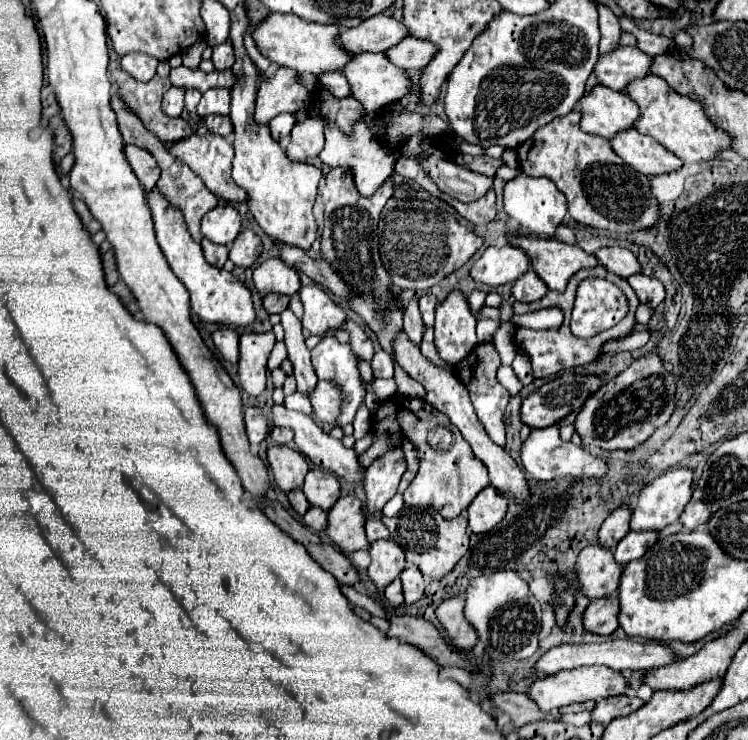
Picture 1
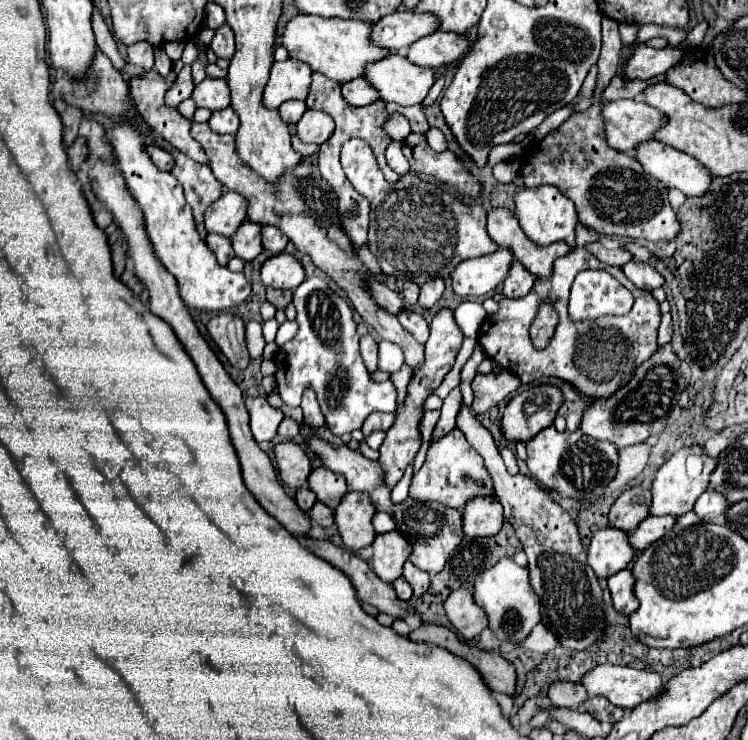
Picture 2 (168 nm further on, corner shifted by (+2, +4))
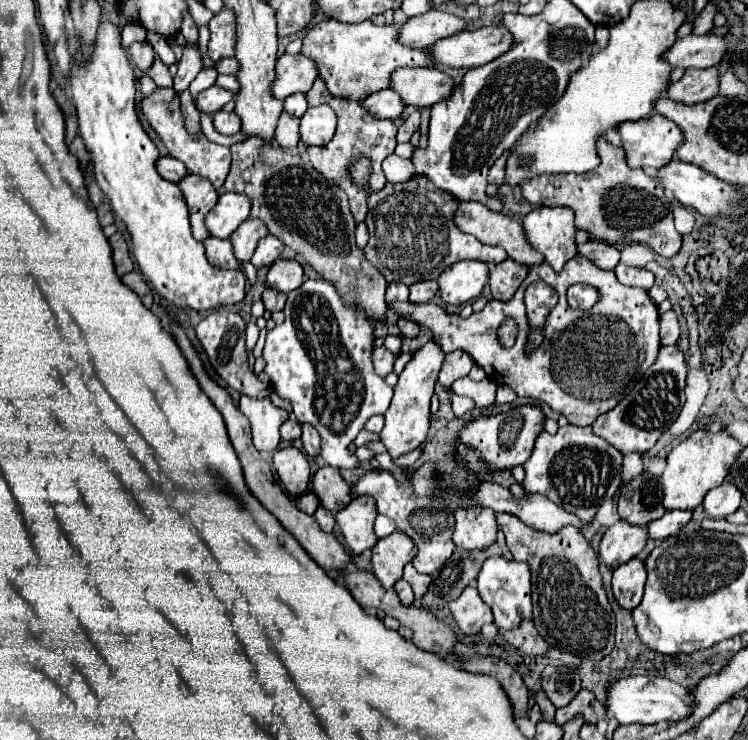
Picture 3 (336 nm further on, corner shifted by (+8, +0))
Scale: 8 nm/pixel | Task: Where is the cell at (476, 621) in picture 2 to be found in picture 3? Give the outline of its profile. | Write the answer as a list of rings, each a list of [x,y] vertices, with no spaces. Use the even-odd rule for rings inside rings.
[[[466,586],[464,592],[460,594],[460,598],[450,604],[450,610],[452,610],[452,616],[458,624],[458,628],[466,636],[478,634],[482,624],[488,624],[494,620],[492,610],[480,598],[476,586]]]

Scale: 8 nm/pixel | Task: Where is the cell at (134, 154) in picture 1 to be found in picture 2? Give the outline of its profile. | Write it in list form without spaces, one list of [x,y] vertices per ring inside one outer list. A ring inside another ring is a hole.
[[[154,144],[146,146],[144,150],[146,150],[146,154],[150,156],[150,160],[154,162],[154,166],[156,166],[158,170],[170,170],[170,168],[174,166],[174,158],[172,158],[166,150],[162,150],[162,148],[154,146]]]

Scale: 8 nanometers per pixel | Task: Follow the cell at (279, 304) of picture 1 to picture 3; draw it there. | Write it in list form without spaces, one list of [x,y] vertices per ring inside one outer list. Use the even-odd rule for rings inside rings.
[[[266,288],[264,294],[262,294],[262,302],[266,306],[266,310],[270,312],[276,312],[276,310],[282,310],[284,304],[286,304],[286,294],[276,290],[276,288]]]

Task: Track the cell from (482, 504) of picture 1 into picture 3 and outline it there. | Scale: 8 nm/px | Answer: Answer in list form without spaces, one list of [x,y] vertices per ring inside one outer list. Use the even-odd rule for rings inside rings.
[[[458,508],[454,526],[454,544],[464,550],[484,550],[496,542],[496,518],[490,508]]]

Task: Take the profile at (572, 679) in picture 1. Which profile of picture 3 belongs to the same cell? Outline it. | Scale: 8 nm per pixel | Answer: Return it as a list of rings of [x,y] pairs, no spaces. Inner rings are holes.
[[[630,676],[622,678],[608,688],[608,710],[620,724],[656,724],[686,720],[694,710],[694,696],[690,690],[666,678]]]

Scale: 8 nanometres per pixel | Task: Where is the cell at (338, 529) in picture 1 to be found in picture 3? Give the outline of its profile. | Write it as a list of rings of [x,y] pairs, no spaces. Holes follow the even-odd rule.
[[[356,496],[346,508],[336,514],[336,524],[342,528],[344,540],[354,554],[362,554],[378,542],[374,532],[376,502],[372,496]]]

